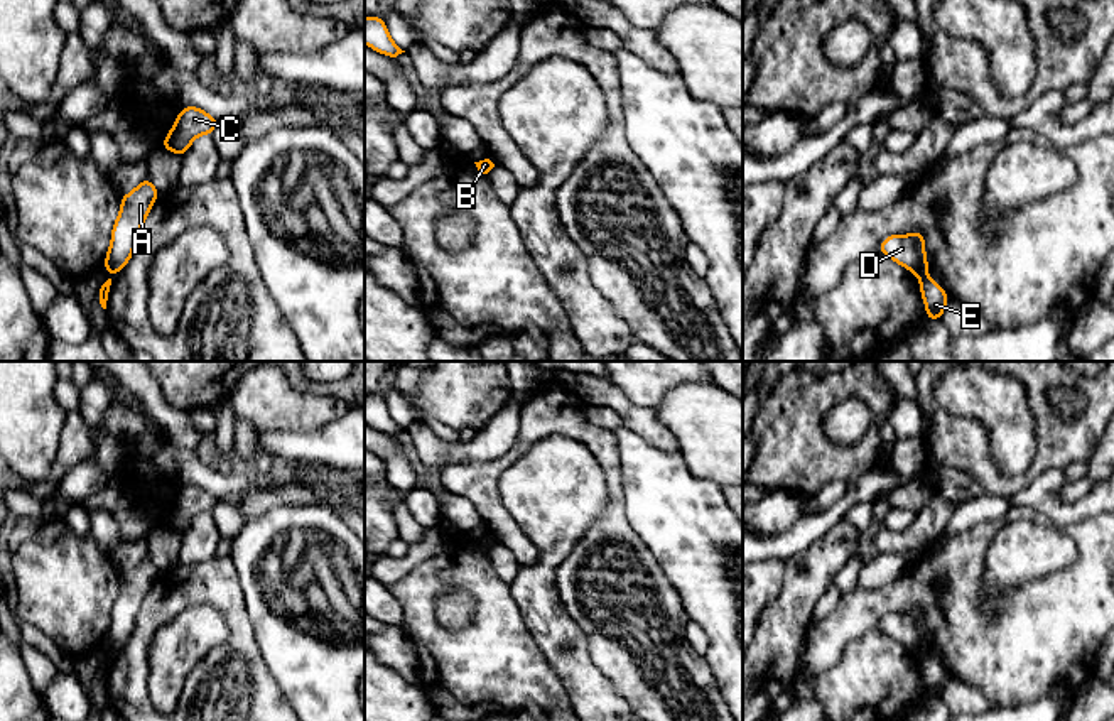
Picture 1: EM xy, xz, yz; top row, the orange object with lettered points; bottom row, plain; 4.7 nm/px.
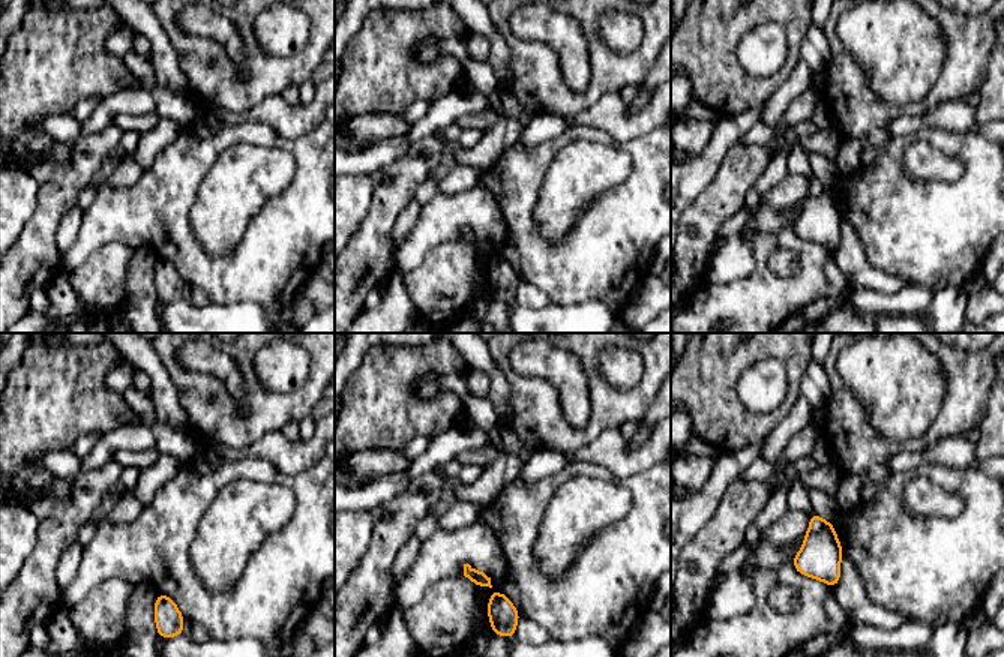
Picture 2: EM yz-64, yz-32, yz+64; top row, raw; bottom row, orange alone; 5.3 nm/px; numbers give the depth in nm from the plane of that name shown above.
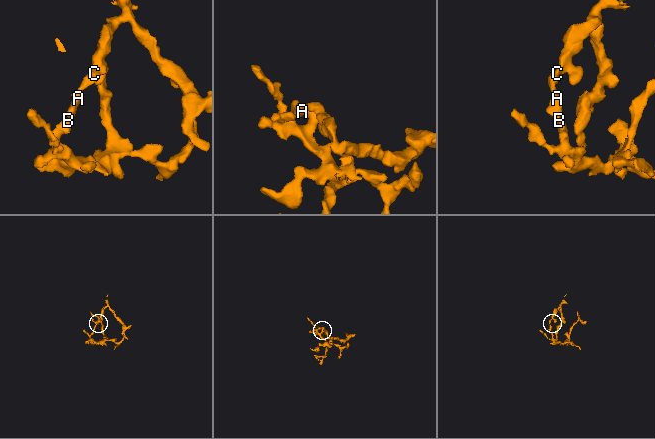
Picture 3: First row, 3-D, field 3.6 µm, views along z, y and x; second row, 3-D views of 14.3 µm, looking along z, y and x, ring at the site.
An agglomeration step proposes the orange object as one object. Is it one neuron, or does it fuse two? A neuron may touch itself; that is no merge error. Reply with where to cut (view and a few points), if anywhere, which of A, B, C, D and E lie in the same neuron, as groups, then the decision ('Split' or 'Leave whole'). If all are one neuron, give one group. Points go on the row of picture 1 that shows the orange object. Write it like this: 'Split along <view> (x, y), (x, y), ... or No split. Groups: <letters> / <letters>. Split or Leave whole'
Split along yz (925, 272), (920, 276). Groups: A C D / B E. Split

